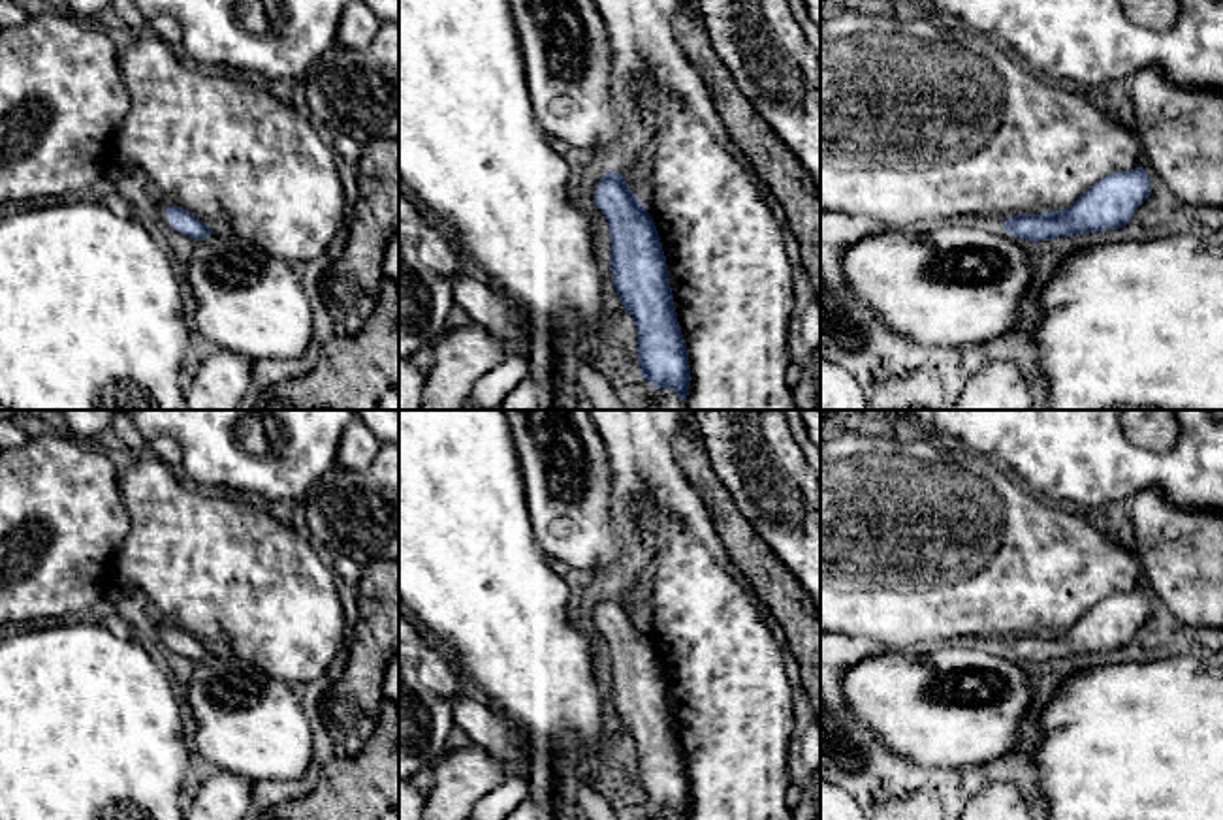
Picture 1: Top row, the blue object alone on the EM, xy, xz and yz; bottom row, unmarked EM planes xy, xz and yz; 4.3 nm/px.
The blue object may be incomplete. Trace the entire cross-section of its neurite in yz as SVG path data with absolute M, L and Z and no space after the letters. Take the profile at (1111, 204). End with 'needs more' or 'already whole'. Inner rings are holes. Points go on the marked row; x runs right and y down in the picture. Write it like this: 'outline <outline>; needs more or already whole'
outline M1144 167L1118 171L1093 184L1071 207L1059 213L1010 216L1003 229L1035 243L1120 229L1133 220L1150 194L1152 181Z; already whole

